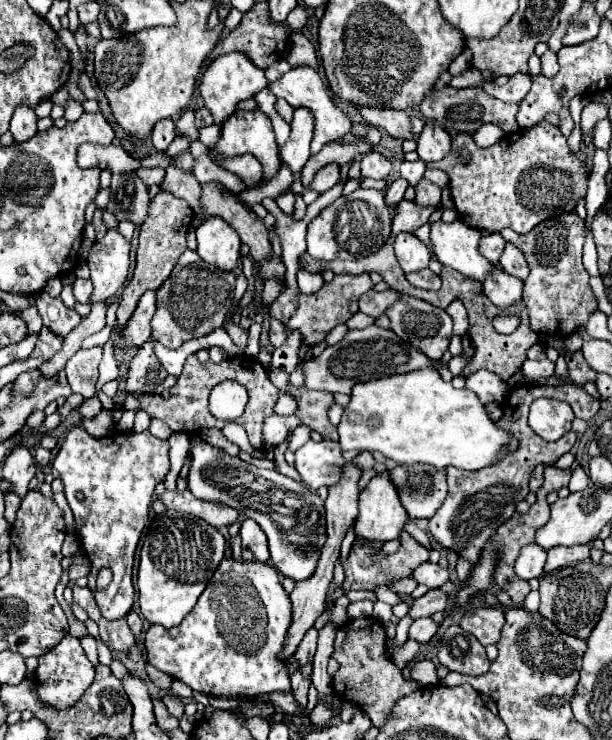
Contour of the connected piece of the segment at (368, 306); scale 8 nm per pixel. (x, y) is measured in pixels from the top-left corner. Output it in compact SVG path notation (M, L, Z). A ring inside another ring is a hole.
M371 290L371 292L367 292L367 294L361 296L361 300L359 300L359 310L361 310L363 314L371 316L371 318L377 318L377 316L381 316L391 304L395 304L397 296L399 296L399 294L395 294L393 290L385 290L385 292L375 292L375 290Z

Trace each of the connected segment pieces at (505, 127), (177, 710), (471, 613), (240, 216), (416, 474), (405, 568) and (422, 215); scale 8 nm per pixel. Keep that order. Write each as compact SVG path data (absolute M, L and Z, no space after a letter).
M445 86L441 90L431 90L423 102L419 104L419 110L421 114L427 118L427 120L433 120L437 122L443 130L447 130L451 136L457 136L457 134L475 134L483 124L497 124L503 132L511 134L515 130L519 130L517 126L517 120L515 120L515 114L517 114L517 108L515 104L503 104L501 100L489 96L483 88L461 88L461 90L455 90L451 86Z
M165 694L165 696L161 698L161 702L167 706L167 710L169 710L171 716L175 716L175 718L181 718L181 716L183 716L183 702L181 702L179 696L175 696L175 694Z
M471 608L463 614L459 626L471 632L483 646L495 644L505 624L503 608Z
M201 184L201 208L203 208L203 214L195 214L195 220L191 226L199 226L207 216L211 214L217 214L221 216L225 222L229 222L237 234L241 236L241 242L247 244L251 248L251 256L255 258L255 262L259 264L259 278L263 282L267 282L269 278L273 276L283 276L285 274L285 266L283 262L273 254L273 248L271 248L271 242L269 242L269 234L267 234L267 228L263 226L263 220L245 204L241 202L235 194L231 194L227 188L223 188L221 184Z
M405 464L391 470L391 478L399 488L401 502L411 520L431 518L447 496L445 470L435 472L427 464Z
M401 532L401 548L395 554L385 554L383 550L375 550L369 544L355 544L345 560L345 584L343 590L375 590L377 586L387 586L393 580L409 578L413 570L429 560L429 550L419 546L407 532Z
M401 200L393 218L393 232L415 232L415 228L425 224L435 210L437 206L419 206L415 202Z

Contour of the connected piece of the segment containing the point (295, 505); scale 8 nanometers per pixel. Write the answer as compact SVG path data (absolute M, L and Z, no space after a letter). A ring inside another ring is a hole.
M205 440L195 442L191 446L191 456L193 456L193 466L189 470L187 476L187 484L189 490L195 494L195 498L201 500L211 500L211 502L219 502L219 504L227 504L239 512L245 512L247 518L255 520L261 530L267 534L269 538L269 550L271 550L271 560L273 566L287 578L301 582L311 578L311 574L317 568L317 560L321 554L321 548L325 544L325 506L323 500L319 498L317 492L305 490L305 492L293 492L287 486L301 486L299 482L275 472L275 470L261 470L241 458L233 458L229 454L225 454L223 450L207 444Z

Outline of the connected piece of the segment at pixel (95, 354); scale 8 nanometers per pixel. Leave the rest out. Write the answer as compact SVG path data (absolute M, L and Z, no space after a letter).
M89 348L89 350L79 350L75 352L67 366L65 366L65 372L67 372L67 380L69 380L69 386L73 392L81 394L83 398L91 398L97 394L97 378L99 378L99 360L101 360L101 354L103 354L103 348Z

